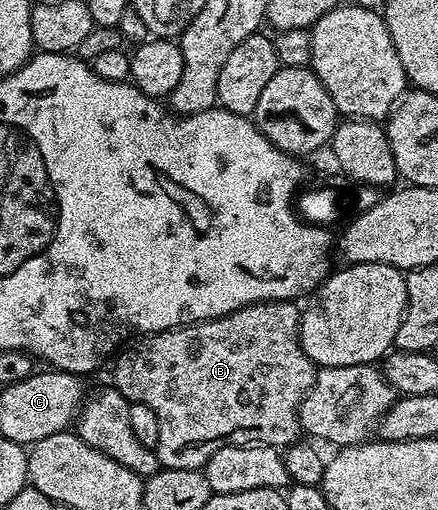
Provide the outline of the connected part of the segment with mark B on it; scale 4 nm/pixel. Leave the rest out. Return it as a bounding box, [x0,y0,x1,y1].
[115,300,317,470]

